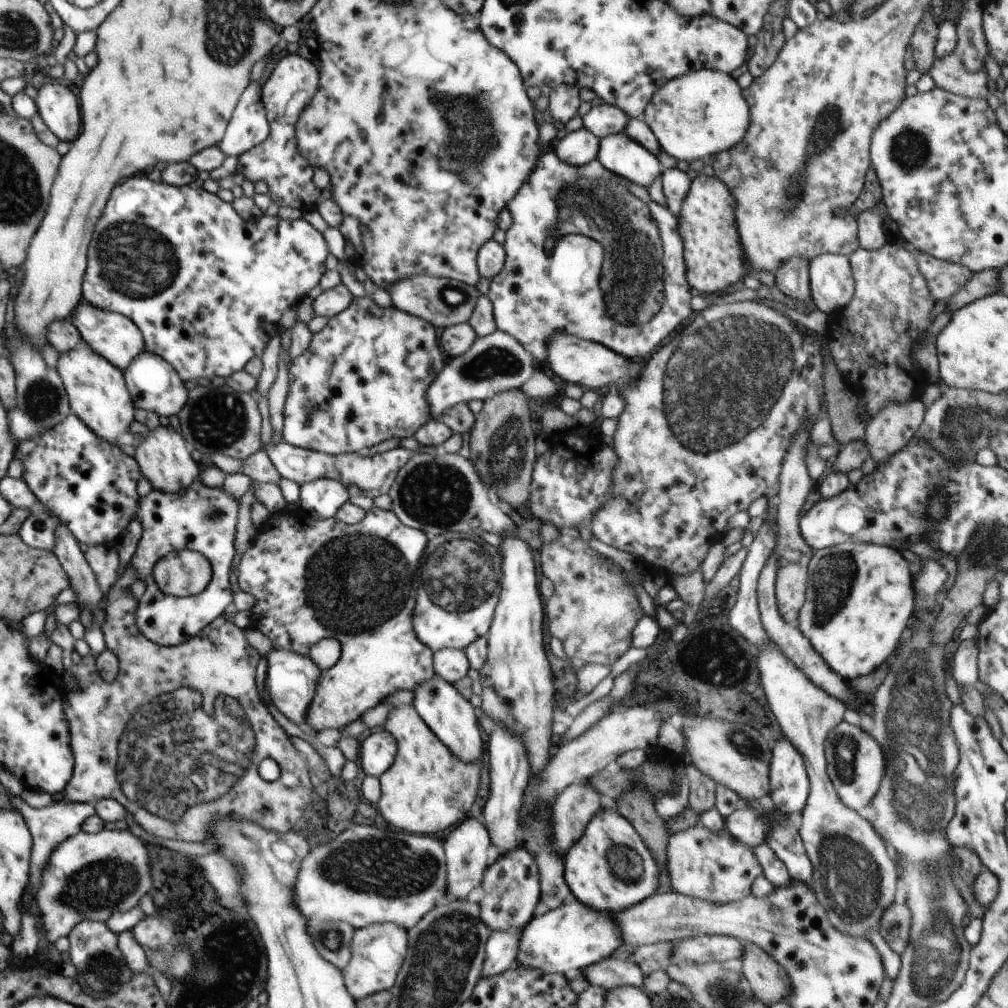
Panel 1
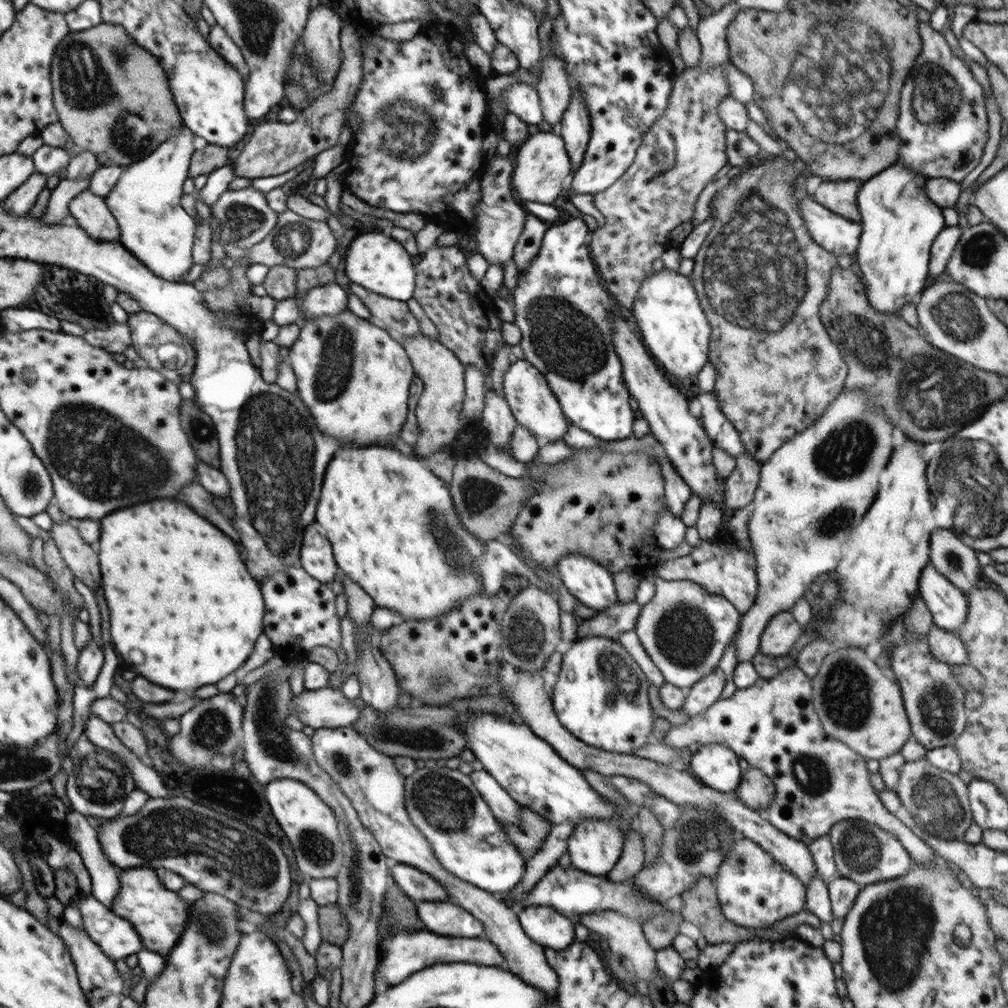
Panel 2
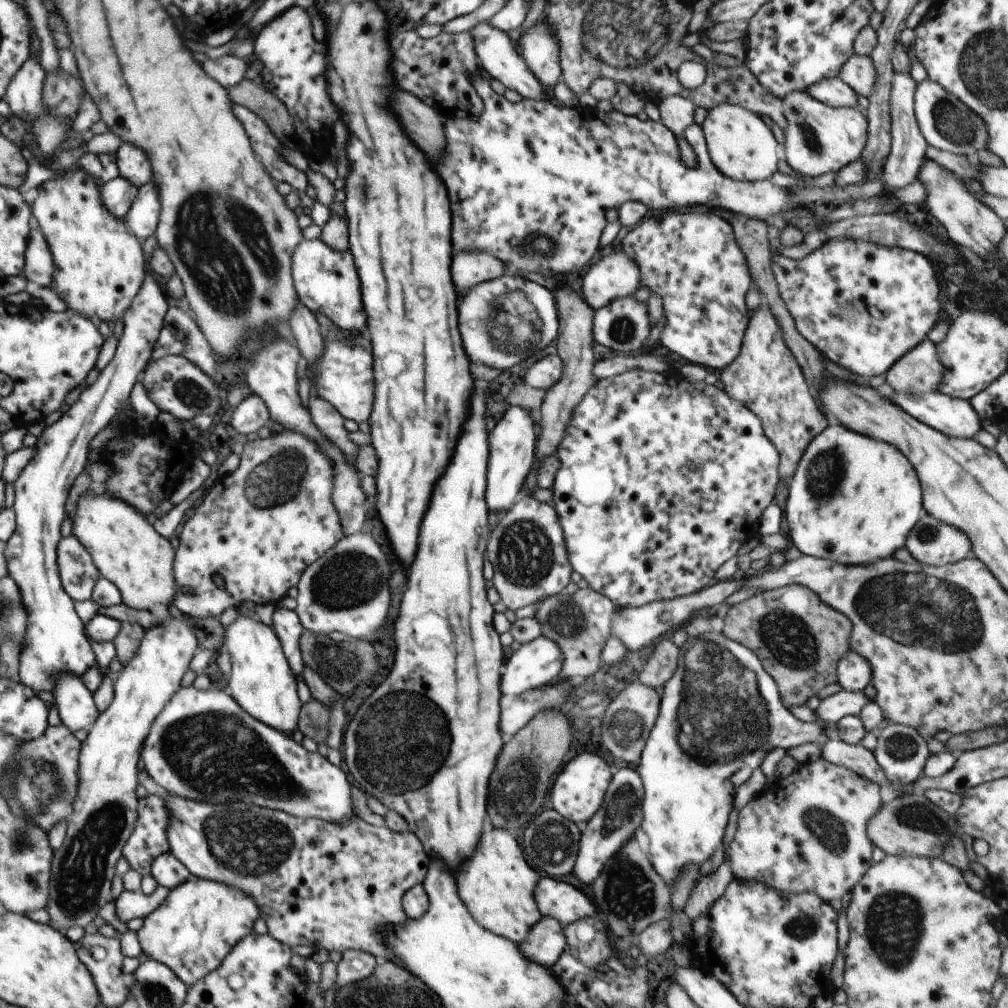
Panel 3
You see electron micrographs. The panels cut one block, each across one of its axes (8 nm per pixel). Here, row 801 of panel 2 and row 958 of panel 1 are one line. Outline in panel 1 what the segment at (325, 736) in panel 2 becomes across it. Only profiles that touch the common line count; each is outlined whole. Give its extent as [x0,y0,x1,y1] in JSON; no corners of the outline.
[342,923,407,1002]

